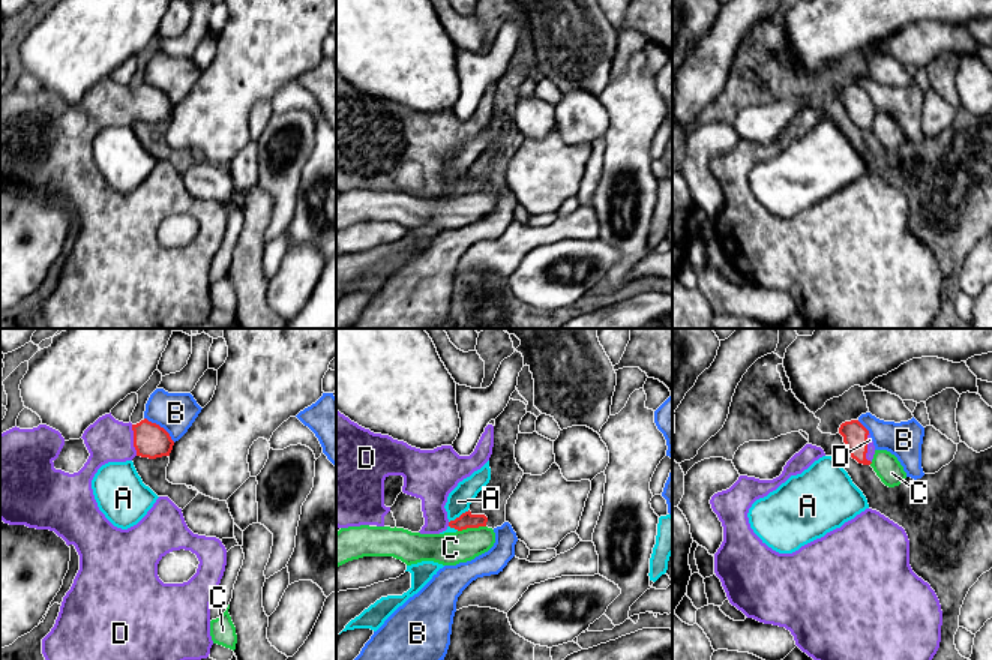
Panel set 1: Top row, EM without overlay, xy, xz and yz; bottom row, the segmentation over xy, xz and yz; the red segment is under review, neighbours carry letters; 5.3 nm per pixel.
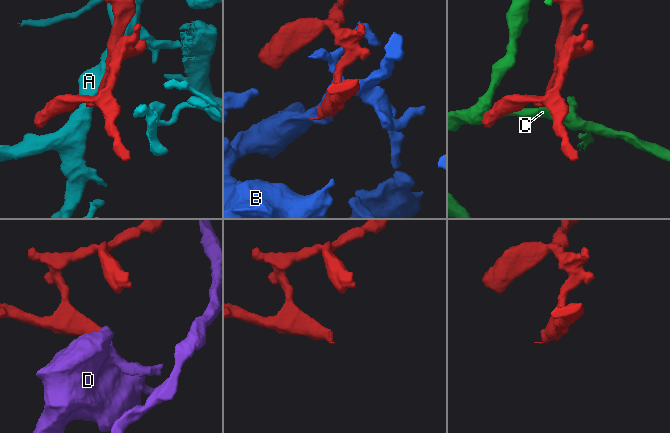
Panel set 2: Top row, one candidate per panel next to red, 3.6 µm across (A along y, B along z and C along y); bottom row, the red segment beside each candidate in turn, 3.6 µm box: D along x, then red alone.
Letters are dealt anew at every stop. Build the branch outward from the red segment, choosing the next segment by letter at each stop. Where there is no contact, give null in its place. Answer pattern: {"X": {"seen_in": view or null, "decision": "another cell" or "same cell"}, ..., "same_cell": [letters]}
{"A": {"seen_in": "xz", "decision": "another cell"}, "B": {"seen_in": "xy", "decision": "another cell"}, "C": {"seen_in": "xz", "decision": "another cell"}, "D": {"seen_in": "xy", "decision": "same cell"}, "same_cell": ["D"]}

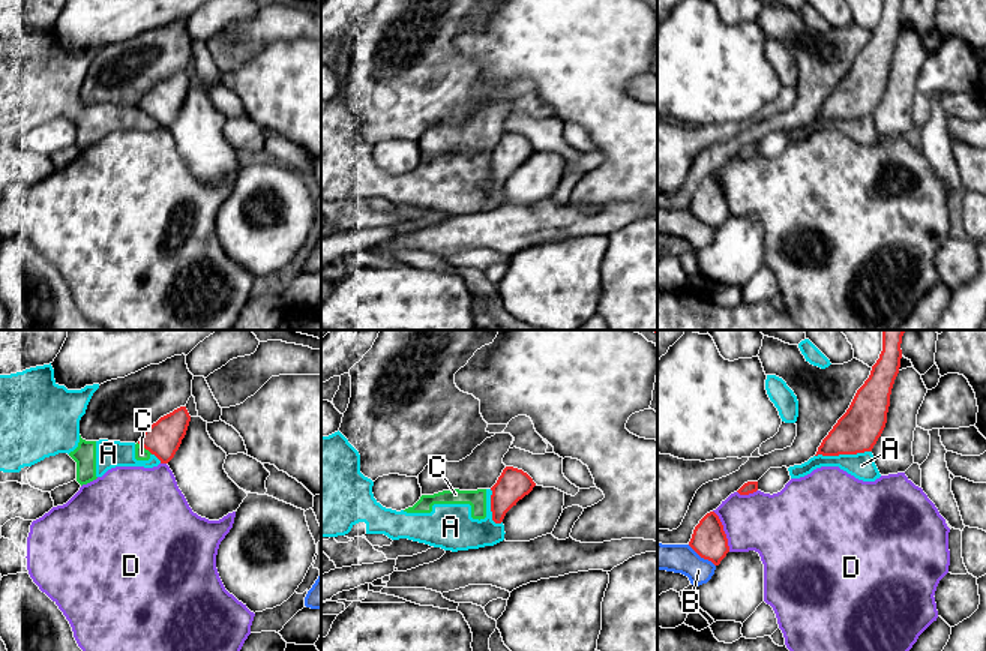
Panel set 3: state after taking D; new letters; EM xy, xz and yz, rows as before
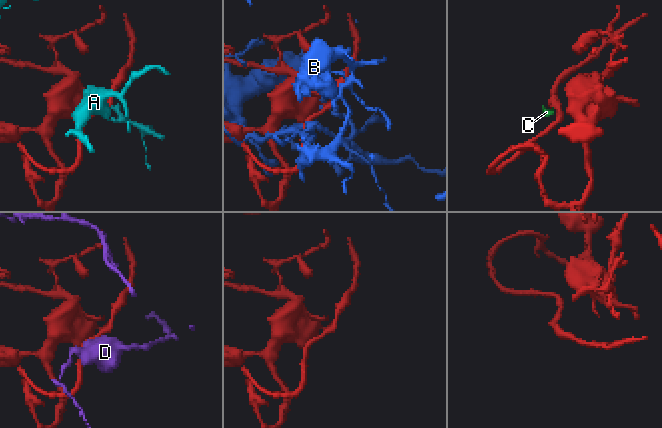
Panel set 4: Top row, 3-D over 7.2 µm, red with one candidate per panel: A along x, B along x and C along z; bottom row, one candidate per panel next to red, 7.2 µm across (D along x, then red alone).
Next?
{"A": {"seen_in": "yz", "decision": "another cell"}, "B": {"seen_in": "yz", "decision": "another cell"}, "C": {"seen_in": "xy", "decision": "another cell"}, "D": {"seen_in": "yz", "decision": "another cell"}, "same_cell": []}

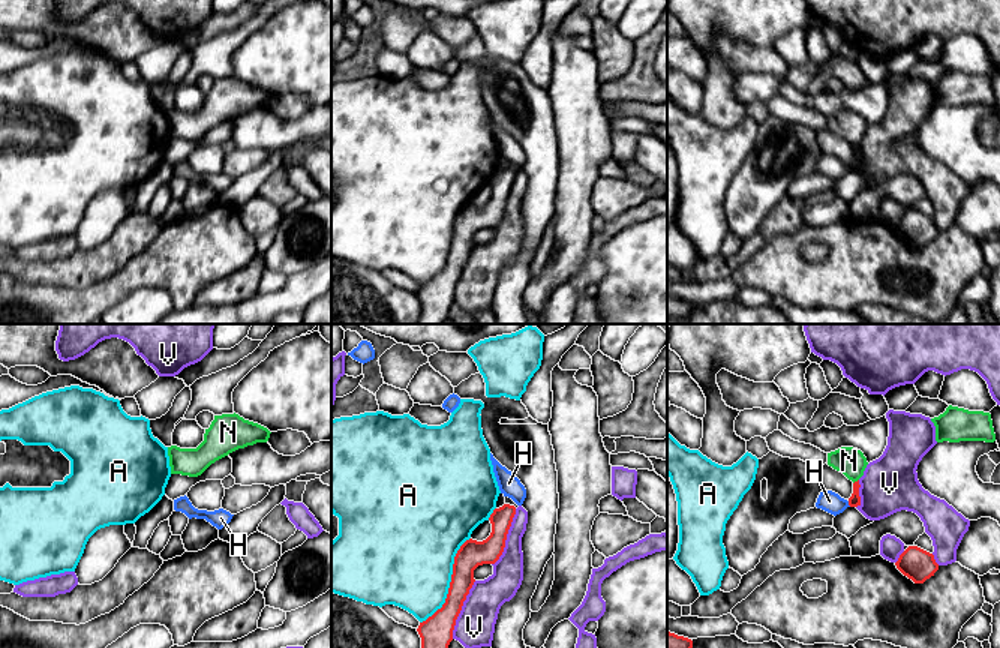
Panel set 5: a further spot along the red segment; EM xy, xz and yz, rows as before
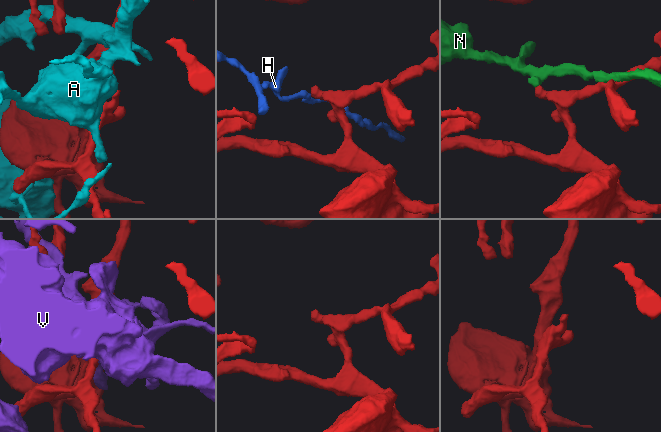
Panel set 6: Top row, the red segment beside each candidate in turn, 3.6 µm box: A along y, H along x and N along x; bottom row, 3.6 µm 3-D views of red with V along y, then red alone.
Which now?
{"A": {"seen_in": "xz", "decision": "another cell"}, "H": {"seen_in": "yz", "decision": "another cell"}, "N": {"seen_in": "yz", "decision": "another cell"}, "V": {"seen_in": "xz", "decision": "another cell"}, "same_cell": []}

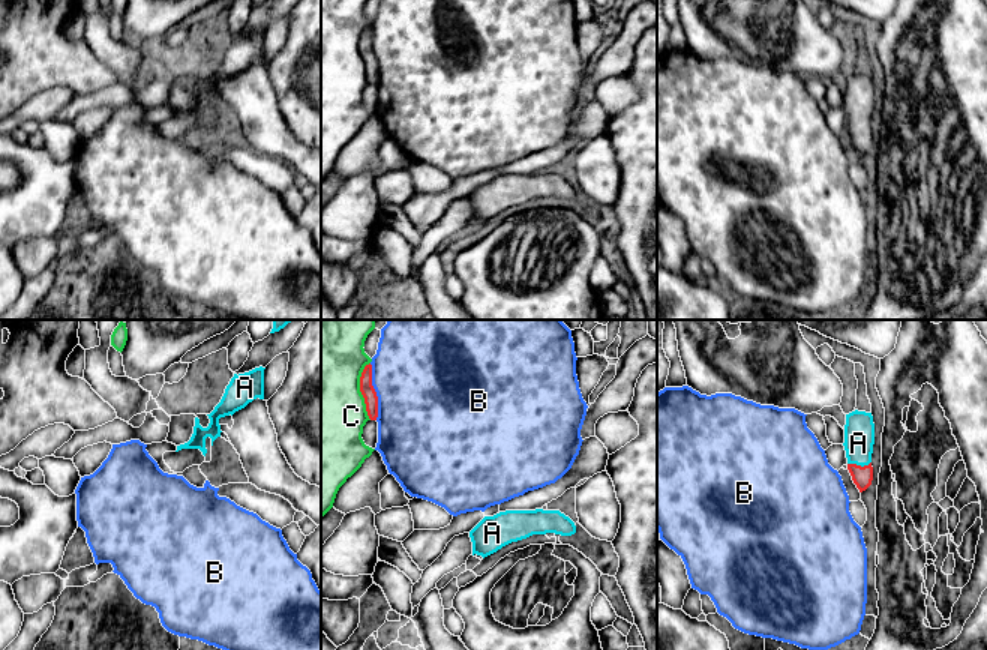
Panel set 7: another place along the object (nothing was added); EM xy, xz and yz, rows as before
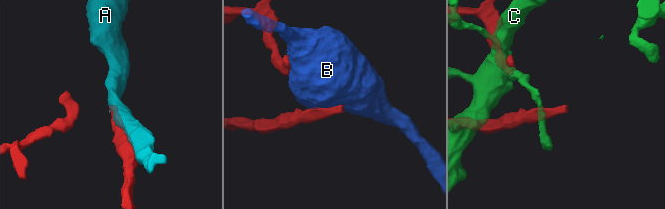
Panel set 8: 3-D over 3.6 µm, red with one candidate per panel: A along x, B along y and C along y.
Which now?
{"A": {"seen_in": "yz", "decision": "same cell"}, "B": {"seen_in": "xz", "decision": "another cell"}, "C": {"seen_in": "xz", "decision": "another cell"}, "same_cell": ["A"]}

